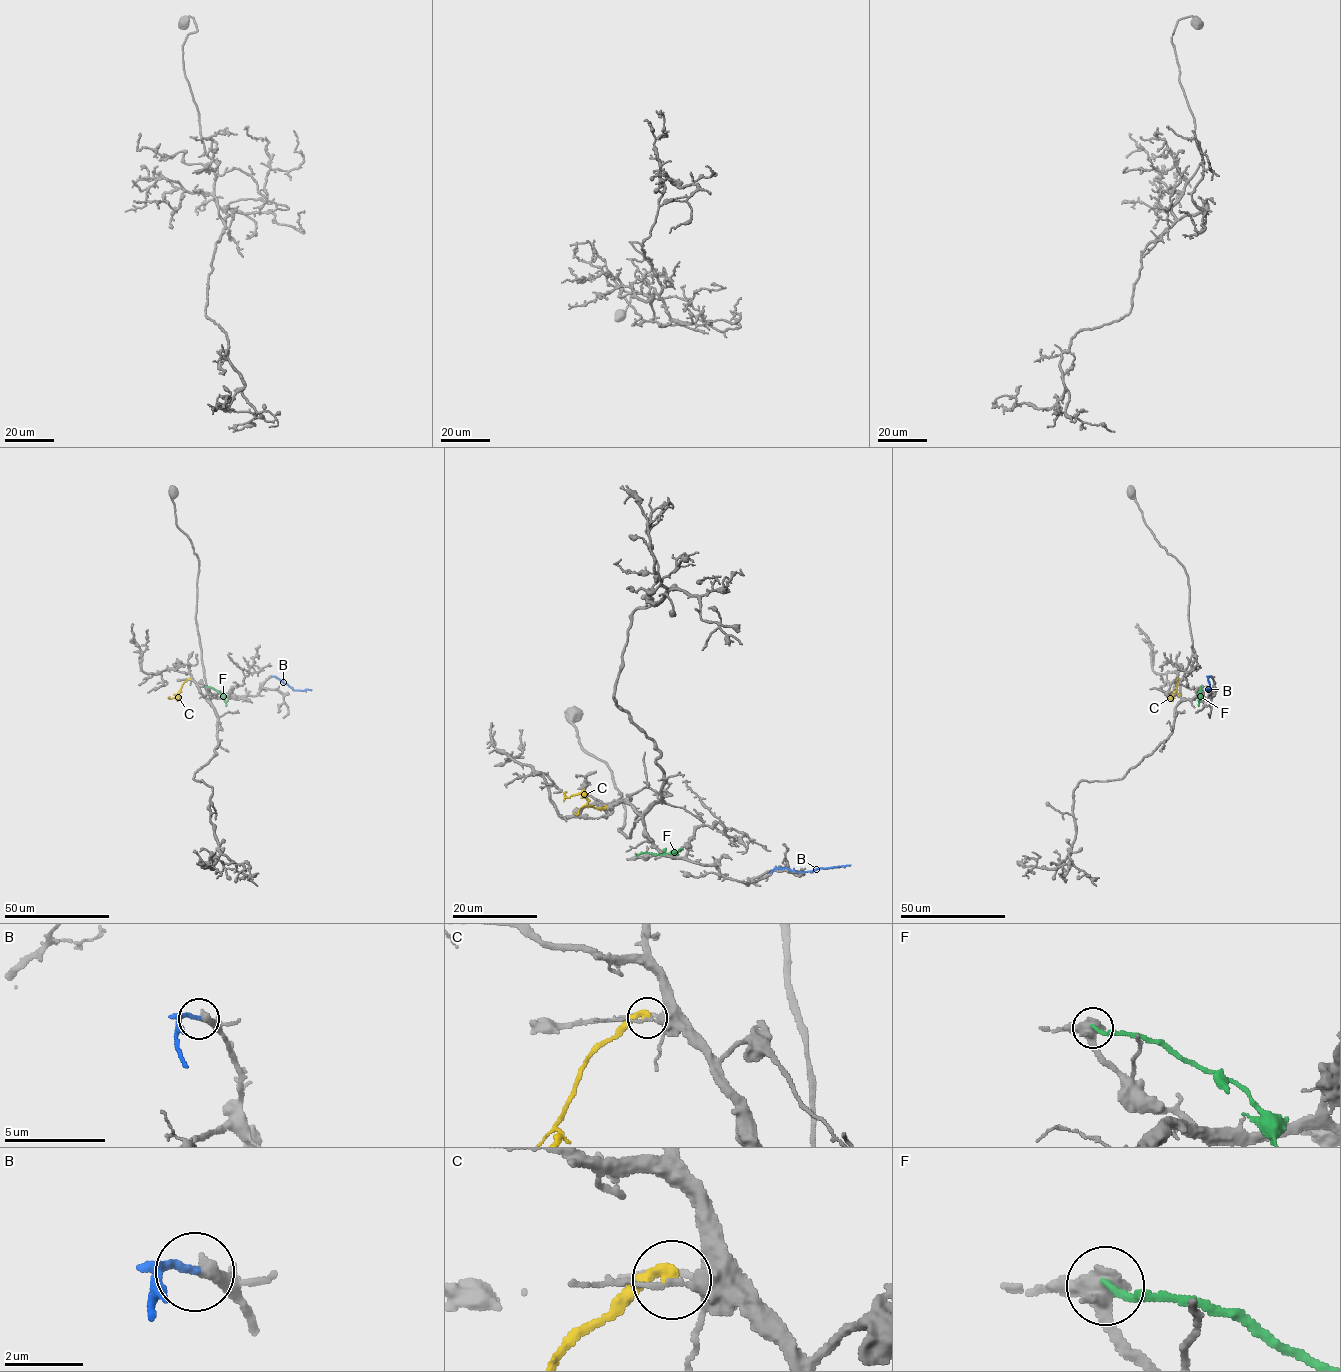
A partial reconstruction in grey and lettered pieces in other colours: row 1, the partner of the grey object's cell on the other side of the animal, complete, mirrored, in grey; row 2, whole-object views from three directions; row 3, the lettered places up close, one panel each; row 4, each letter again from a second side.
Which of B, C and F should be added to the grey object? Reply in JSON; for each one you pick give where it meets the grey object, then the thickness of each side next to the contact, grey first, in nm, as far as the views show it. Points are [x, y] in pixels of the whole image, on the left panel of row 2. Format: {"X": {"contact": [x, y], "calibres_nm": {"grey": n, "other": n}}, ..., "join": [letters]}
{"B": {"contact": [272, 676], "calibres_nm": {"grey": 480, "other": 200}}, "join": ["B"]}

